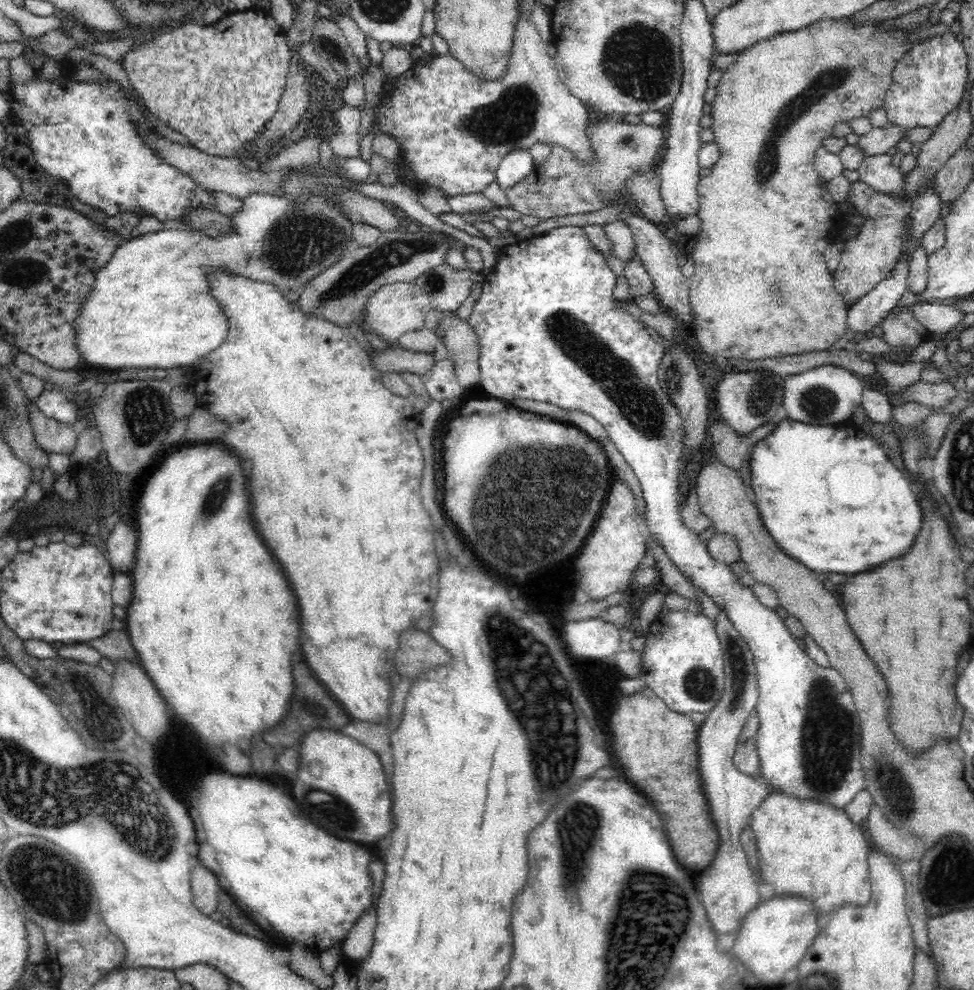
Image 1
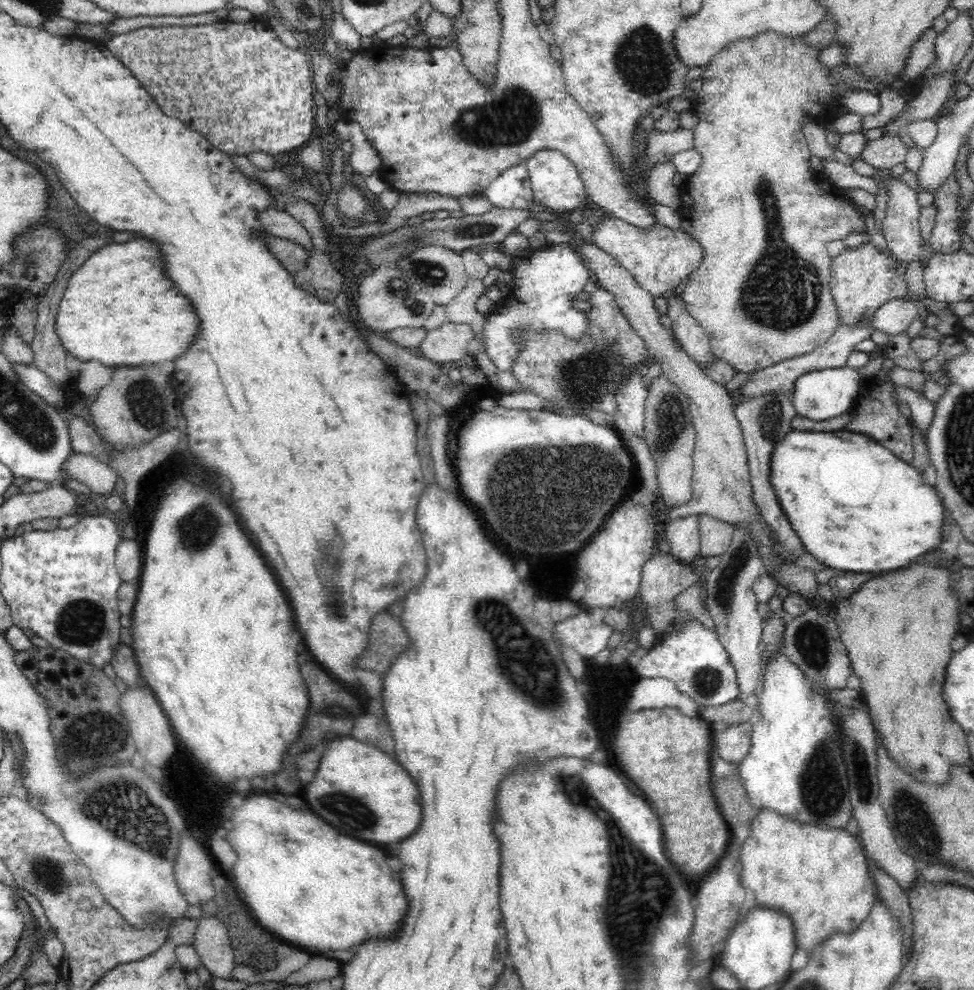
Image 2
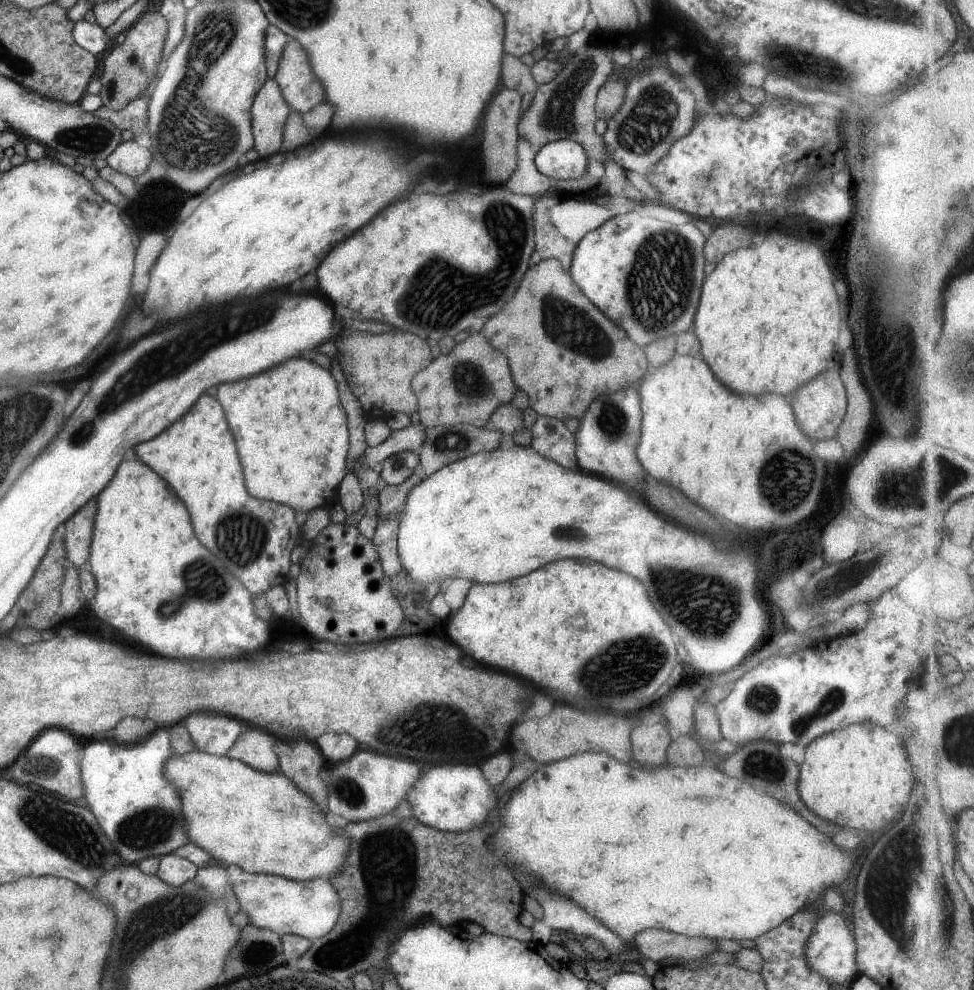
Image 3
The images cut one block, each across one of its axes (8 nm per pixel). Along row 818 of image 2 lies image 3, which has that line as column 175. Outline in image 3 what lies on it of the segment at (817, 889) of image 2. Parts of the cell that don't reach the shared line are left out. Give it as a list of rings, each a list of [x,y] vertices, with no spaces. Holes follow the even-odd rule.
[[[195,749],[188,753],[181,753],[180,755],[171,752],[165,759],[165,762],[163,762],[162,773],[164,778],[174,785],[176,793],[178,794],[187,840],[201,848],[201,850],[206,851],[211,858],[219,860],[219,862],[223,861],[223,864],[235,865],[241,868],[241,870],[250,873],[275,875],[296,881],[308,881],[317,877],[320,879],[329,878],[334,872],[337,872],[340,869],[340,866],[345,860],[345,852],[347,852],[347,846],[349,846],[348,839],[340,834],[340,830],[327,825],[324,819],[325,815],[319,810],[319,807],[305,793],[302,793],[291,779],[288,779],[278,772],[264,773],[252,769],[242,762],[228,759],[225,756],[218,757],[217,755],[210,755],[209,753],[204,753]]]

